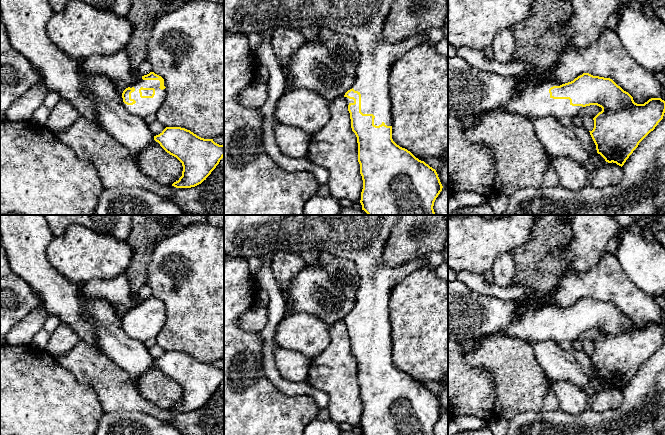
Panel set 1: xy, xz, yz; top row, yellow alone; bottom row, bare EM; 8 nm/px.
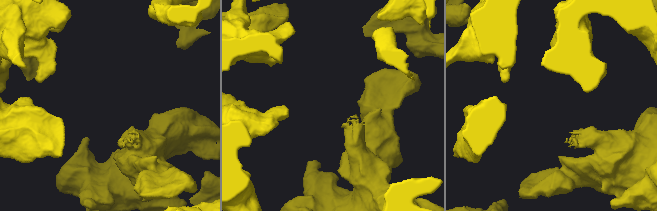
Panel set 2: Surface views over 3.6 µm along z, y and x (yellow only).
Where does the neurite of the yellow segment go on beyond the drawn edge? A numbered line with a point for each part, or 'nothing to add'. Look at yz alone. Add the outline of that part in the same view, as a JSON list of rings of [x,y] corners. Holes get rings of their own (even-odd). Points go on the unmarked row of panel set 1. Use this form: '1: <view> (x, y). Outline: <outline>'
1: yz (471, 315). Outline: [[[455,279],[448,281],[448,341],[462,344],[468,340],[501,333],[510,337],[524,339],[530,343],[546,340],[556,343],[572,342],[584,331],[572,330],[569,323],[551,322],[549,313],[560,309],[560,307],[549,302],[537,308],[532,304],[506,301],[482,295]]]

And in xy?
1: xy (143, 331). Outline: [[[139,300],[137,304],[129,310],[134,311],[135,315],[131,317],[131,323],[136,325],[133,329],[127,329],[124,327],[126,334],[135,340],[145,343],[149,339],[156,338],[162,330],[166,322],[166,312],[161,314],[159,304],[143,304],[142,300]],[[143,312],[154,312],[155,319],[153,322],[141,322],[139,313]]]

